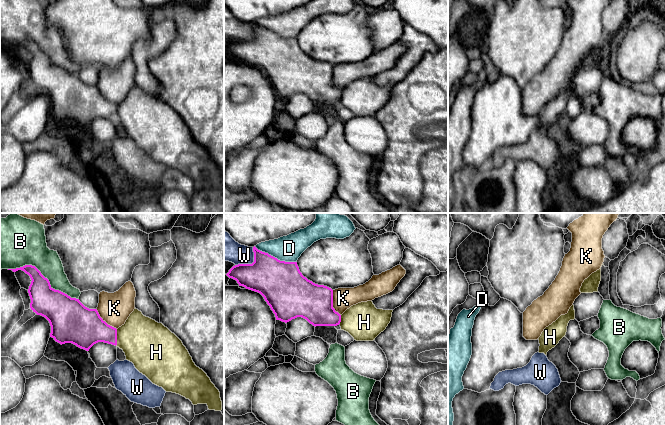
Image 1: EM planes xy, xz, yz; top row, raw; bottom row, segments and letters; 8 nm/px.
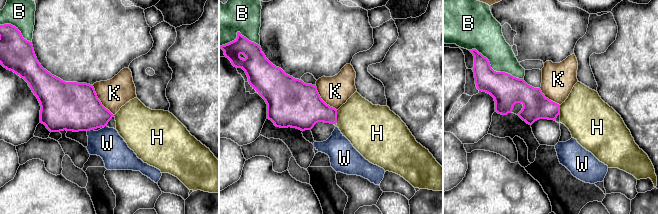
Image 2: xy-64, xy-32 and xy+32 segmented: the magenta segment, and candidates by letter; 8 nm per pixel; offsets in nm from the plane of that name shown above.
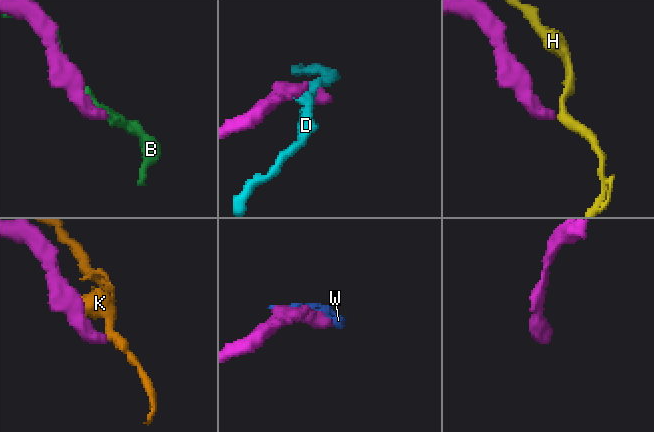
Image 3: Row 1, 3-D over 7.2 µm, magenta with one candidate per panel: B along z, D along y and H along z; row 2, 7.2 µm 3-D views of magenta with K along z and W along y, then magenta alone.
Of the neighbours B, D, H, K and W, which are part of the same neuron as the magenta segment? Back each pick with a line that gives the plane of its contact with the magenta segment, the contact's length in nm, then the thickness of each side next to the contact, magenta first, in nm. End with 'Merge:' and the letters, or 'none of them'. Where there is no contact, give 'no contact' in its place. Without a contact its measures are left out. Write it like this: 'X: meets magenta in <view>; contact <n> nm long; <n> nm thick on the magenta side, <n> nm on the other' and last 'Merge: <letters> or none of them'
Merge: none of them

